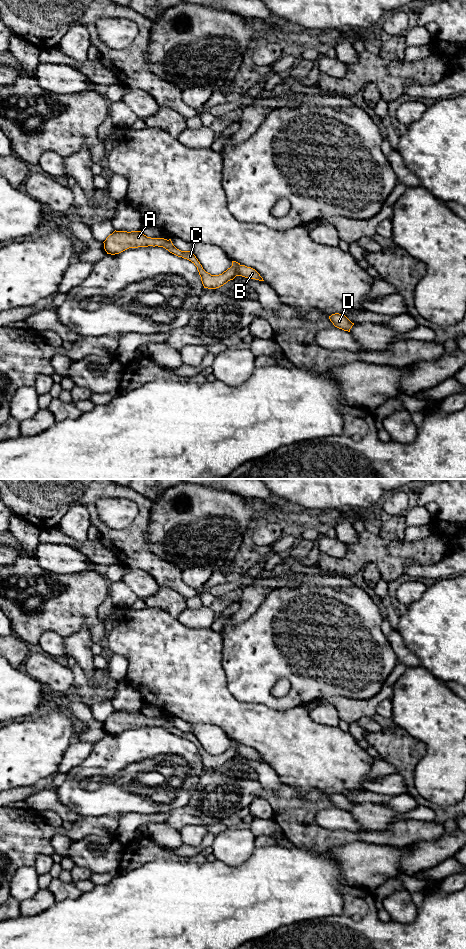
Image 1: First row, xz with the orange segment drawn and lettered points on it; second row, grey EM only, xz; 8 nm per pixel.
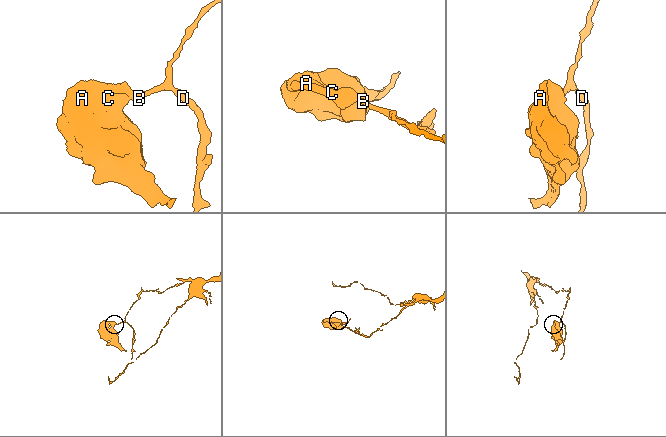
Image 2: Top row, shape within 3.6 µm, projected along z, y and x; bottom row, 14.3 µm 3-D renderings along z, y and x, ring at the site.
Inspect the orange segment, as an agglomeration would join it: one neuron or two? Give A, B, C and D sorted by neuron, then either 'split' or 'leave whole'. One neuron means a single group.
A C / B D; split

